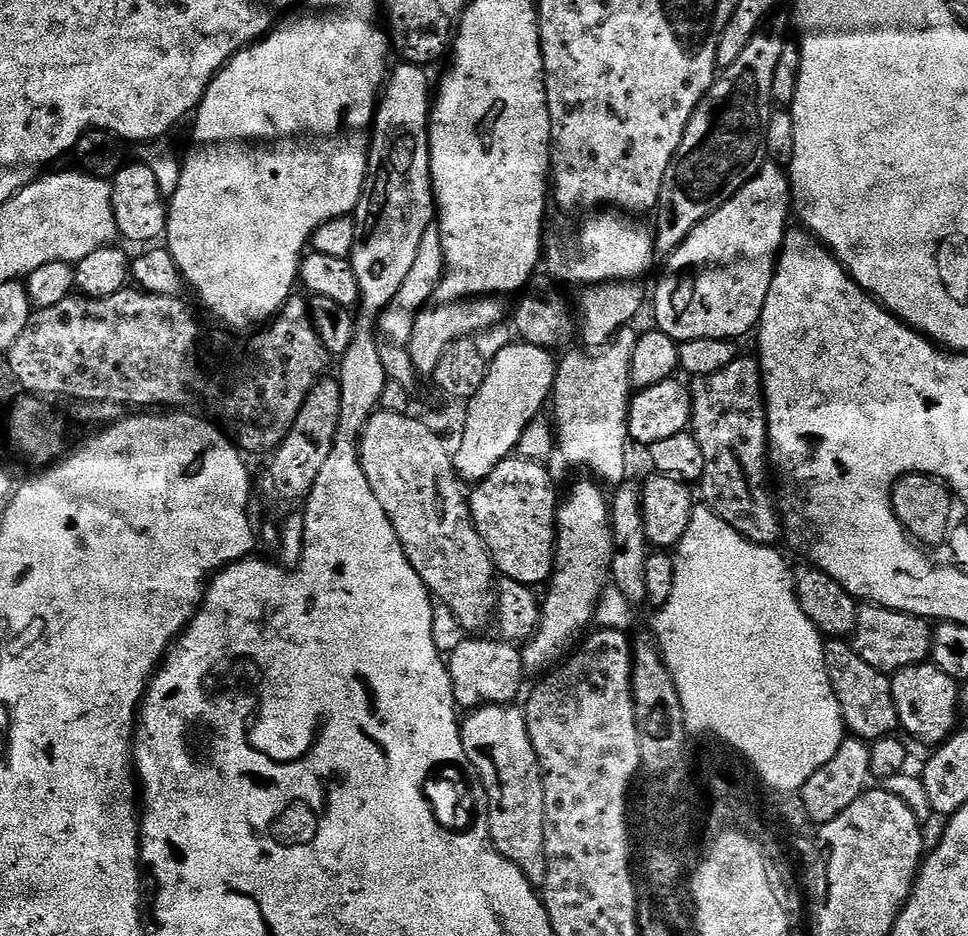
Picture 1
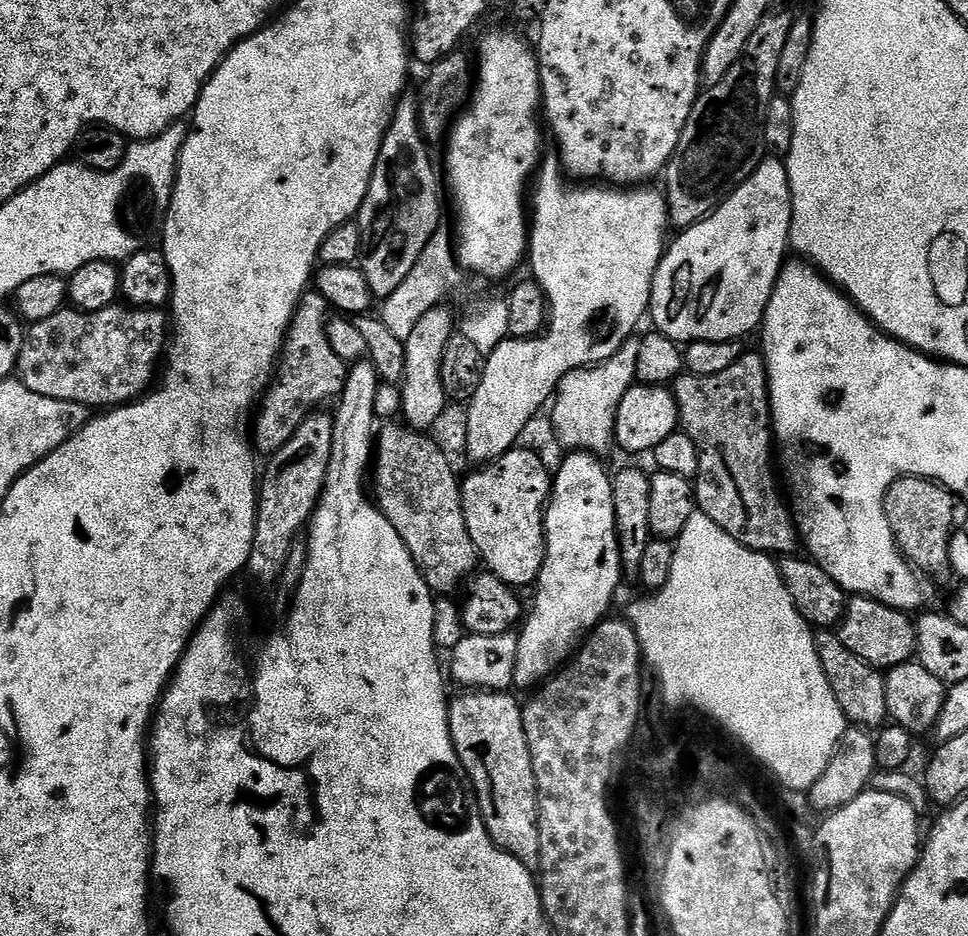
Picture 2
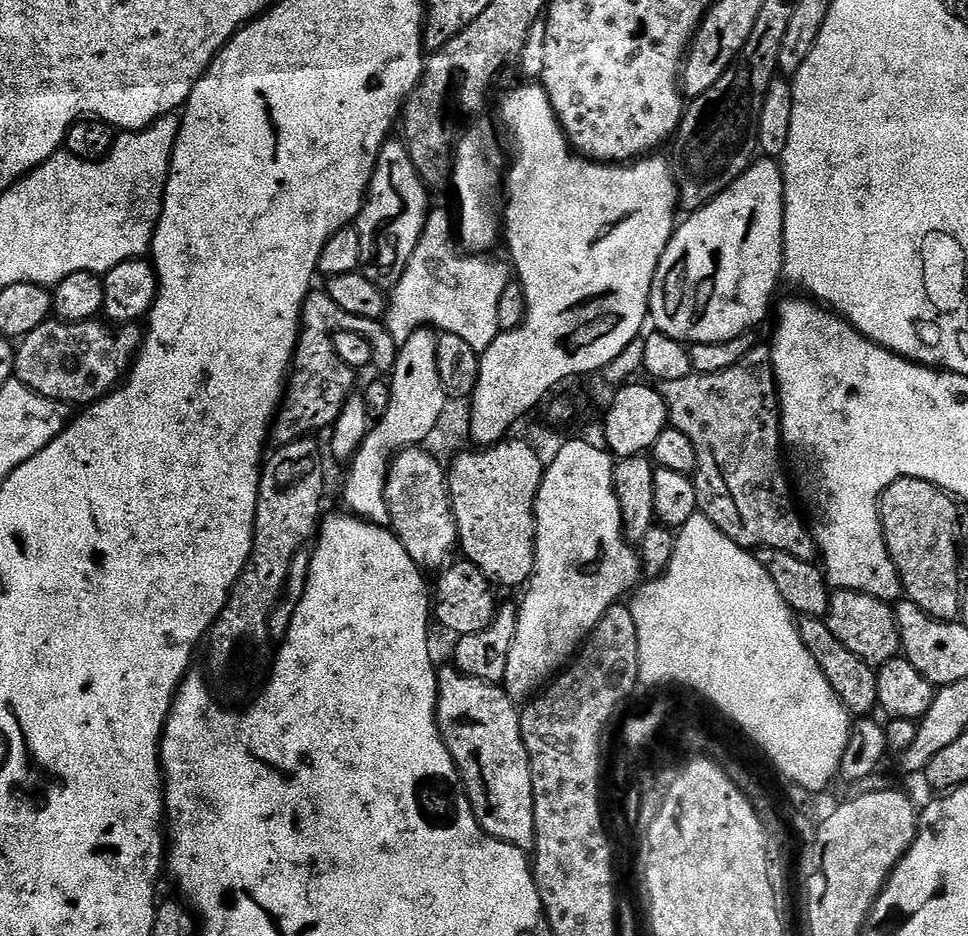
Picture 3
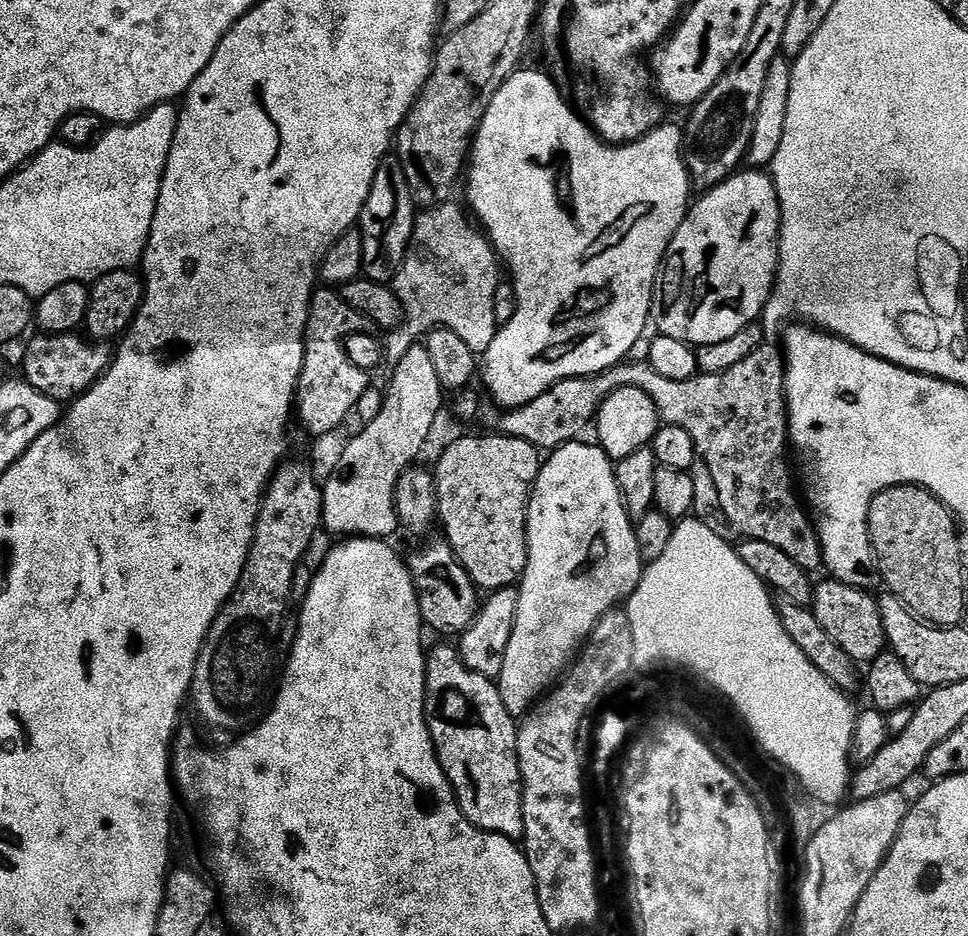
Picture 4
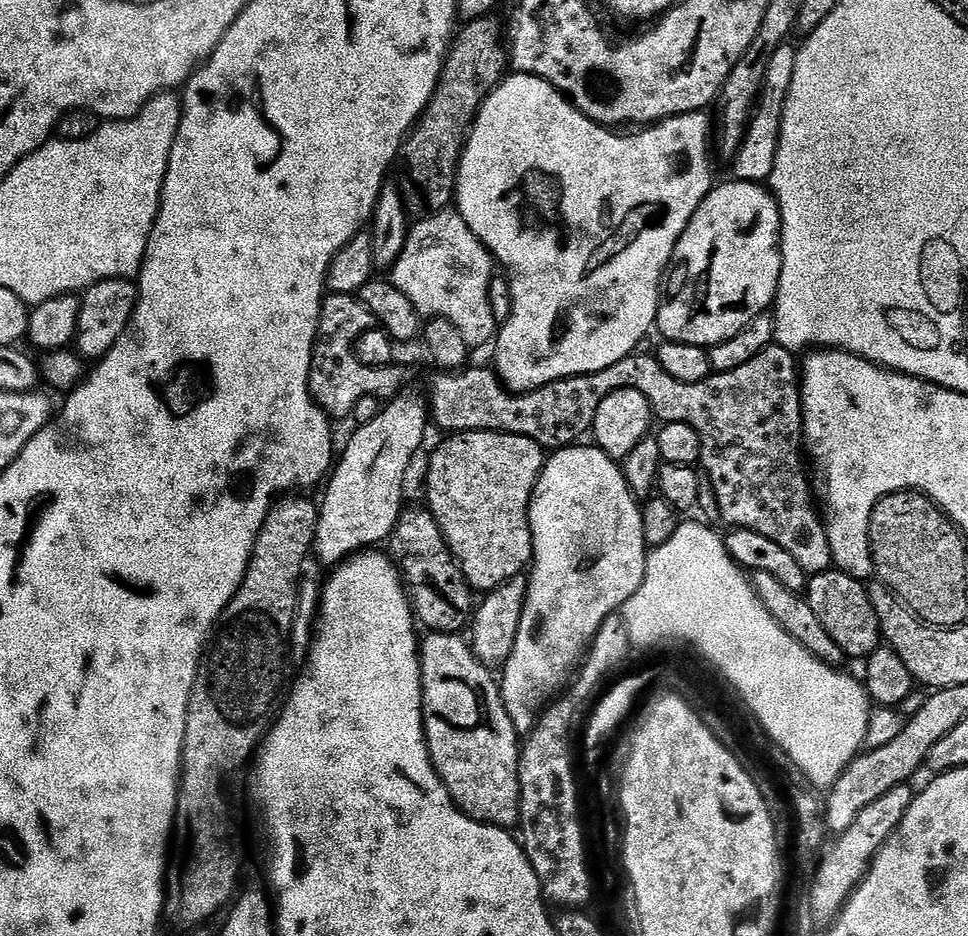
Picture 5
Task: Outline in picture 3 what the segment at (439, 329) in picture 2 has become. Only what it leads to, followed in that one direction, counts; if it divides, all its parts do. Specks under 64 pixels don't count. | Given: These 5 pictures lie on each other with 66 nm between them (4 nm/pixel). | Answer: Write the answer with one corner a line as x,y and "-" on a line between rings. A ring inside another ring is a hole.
431,327
419,328
410,334
404,344
399,345
396,364
390,371
390,410
386,410
386,414
369,427
367,438
347,465
349,468
348,477
344,480
344,504
348,508
345,509
361,520
369,520
371,524
384,526
392,519
386,500
386,486
393,460
404,449
425,443
450,399
438,374
437,339
437,333

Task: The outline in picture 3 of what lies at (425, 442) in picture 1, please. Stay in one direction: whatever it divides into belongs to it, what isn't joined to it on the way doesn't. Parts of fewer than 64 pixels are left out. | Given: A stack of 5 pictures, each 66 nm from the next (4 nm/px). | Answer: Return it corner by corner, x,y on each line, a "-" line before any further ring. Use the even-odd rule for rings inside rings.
423,447
404,449
393,460
392,468
388,471
386,500
392,514
391,531
399,536
406,554
410,554
412,561
422,570
429,570
428,568
443,569
453,559
452,551
455,553
460,543
458,526
452,516
452,497
448,494
448,474
445,465
436,460
431,453
425,451

